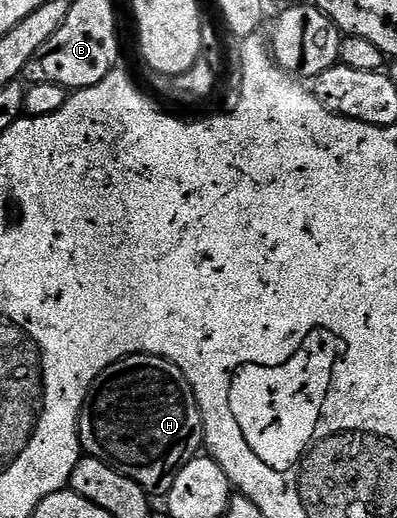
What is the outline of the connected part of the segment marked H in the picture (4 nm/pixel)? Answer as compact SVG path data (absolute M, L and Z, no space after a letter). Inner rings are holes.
M128 355L126 359L120 359L119 362L110 365L91 385L89 396L85 398L85 404L81 406L81 420L77 423L77 434L81 437L81 446L86 456L103 461L123 477L131 477L131 481L135 481L140 487L144 487L145 492L151 497L157 497L157 495L165 497L168 496L171 485L175 485L175 477L179 477L179 473L183 473L183 469L187 469L189 462L202 454L205 426L203 425L201 410L195 401L193 386L187 381L187 377L183 377L183 369L179 369L179 365L154 355Z

